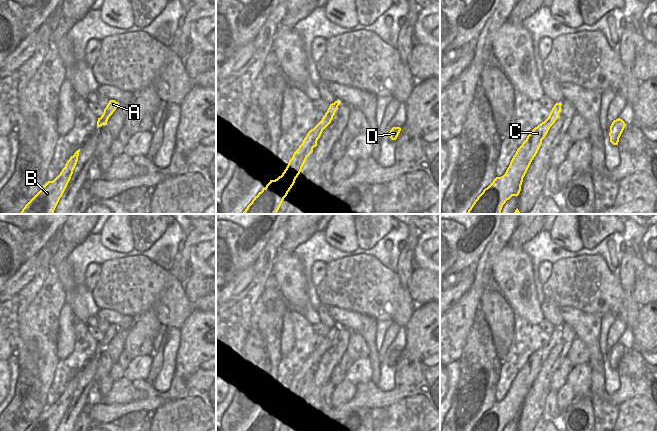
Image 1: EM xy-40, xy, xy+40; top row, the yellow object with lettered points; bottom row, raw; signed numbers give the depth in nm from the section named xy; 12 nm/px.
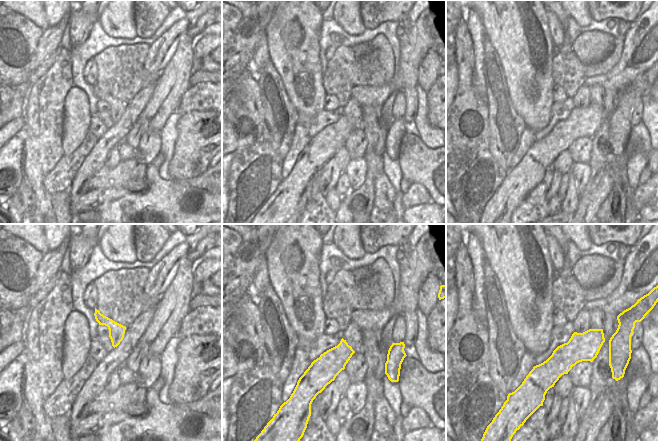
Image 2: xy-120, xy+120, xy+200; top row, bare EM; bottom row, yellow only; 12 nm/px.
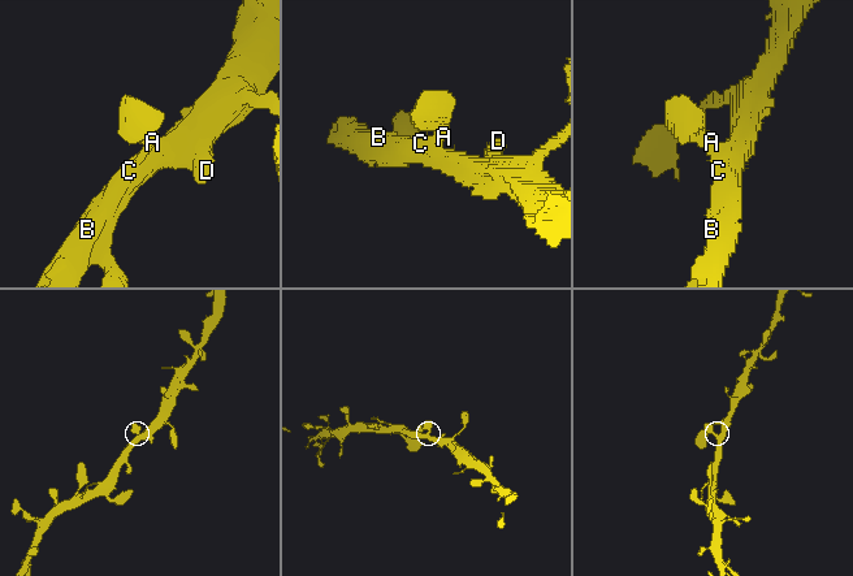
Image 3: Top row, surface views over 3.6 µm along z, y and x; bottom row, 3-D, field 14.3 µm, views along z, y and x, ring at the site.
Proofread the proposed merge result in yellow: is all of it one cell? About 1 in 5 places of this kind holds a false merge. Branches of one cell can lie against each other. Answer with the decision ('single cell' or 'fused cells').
single cell

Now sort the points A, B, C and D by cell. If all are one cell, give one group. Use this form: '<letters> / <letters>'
A B C D

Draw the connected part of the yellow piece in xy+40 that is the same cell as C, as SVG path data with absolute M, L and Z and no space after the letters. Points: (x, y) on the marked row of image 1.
M556 103L548 118L535 127L517 149L505 174L496 177L483 190L466 214L501 214L506 201L519 195L523 178L560 111L561 103Z

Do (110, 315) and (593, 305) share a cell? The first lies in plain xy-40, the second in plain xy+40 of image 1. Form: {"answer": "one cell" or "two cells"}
{"answer": "two cells"}

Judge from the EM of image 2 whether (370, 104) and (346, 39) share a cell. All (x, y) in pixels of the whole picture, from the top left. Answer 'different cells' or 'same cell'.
different cells

